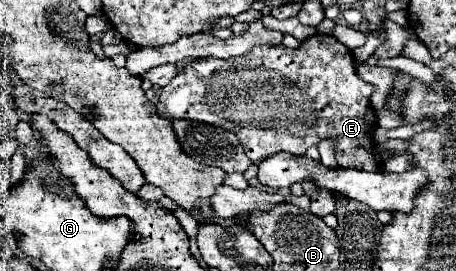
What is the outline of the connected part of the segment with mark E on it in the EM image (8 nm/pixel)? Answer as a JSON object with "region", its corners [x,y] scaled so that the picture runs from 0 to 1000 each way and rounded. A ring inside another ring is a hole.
{"region":[[[691,125],[686,140],[660,155],[660,170],[647,185],[625,177],[621,162],[559,170],[542,199],[498,221],[463,214],[463,207],[414,221],[401,244],[401,258],[362,325],[353,325],[344,421],[371,443],[428,443],[428,450],[454,450],[467,465],[498,472],[502,487],[520,494],[520,509],[537,546],[537,568],[550,583],[555,605],[572,605],[572,590],[607,561],[638,561],[647,576],[660,576],[673,561],[678,539],[691,539],[704,517],[721,509],[735,524],[735,583],[748,620],[831,635],[836,598],[827,590],[827,576],[814,568],[818,480],[827,465],[822,406],[809,384],[814,339],[818,317],[779,273],[770,185],[748,155],[739,155],[730,133]],[[634,236],[643,236],[647,273],[638,273]],[[568,332],[572,339],[603,332],[603,354],[564,354],[559,339]]]}

